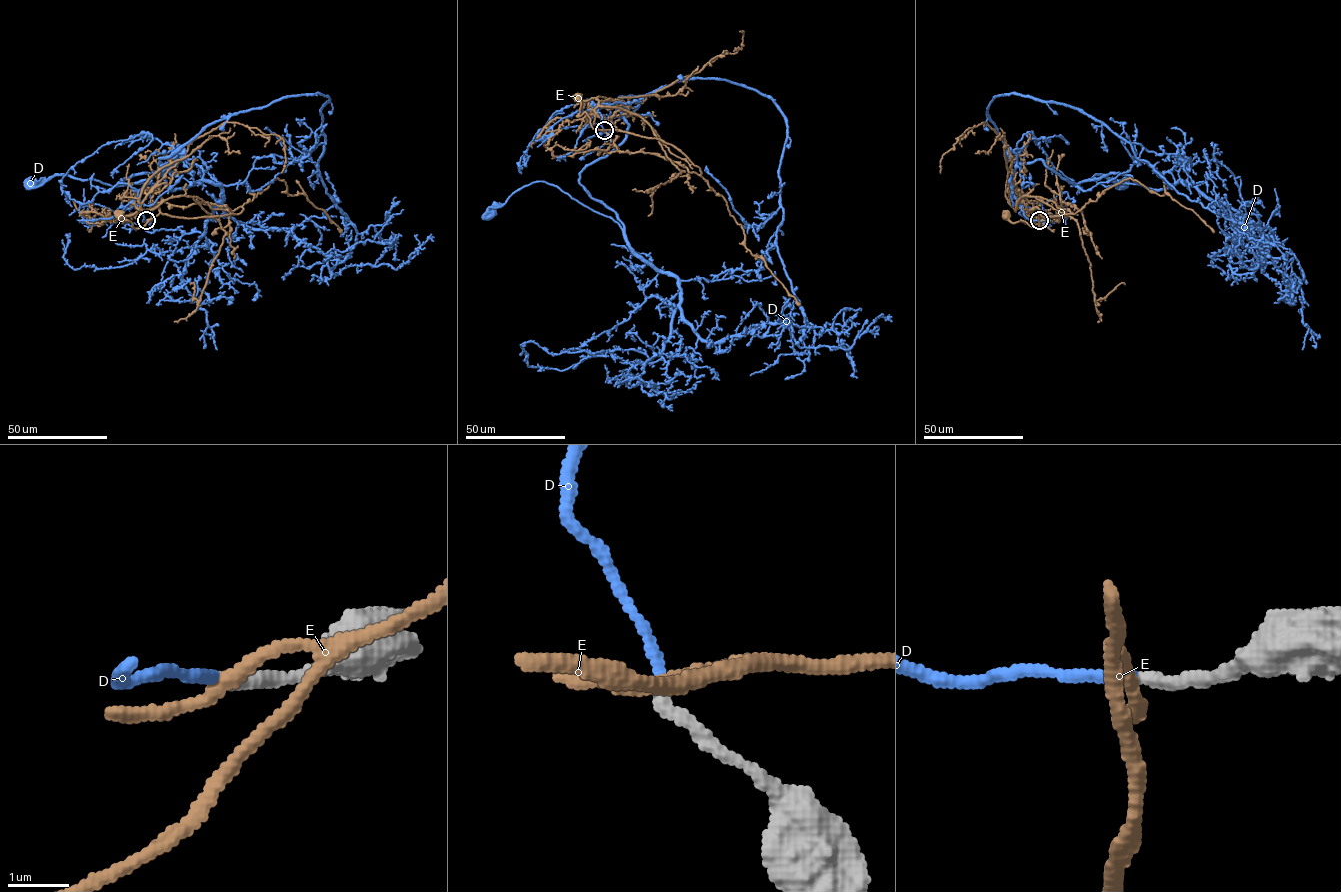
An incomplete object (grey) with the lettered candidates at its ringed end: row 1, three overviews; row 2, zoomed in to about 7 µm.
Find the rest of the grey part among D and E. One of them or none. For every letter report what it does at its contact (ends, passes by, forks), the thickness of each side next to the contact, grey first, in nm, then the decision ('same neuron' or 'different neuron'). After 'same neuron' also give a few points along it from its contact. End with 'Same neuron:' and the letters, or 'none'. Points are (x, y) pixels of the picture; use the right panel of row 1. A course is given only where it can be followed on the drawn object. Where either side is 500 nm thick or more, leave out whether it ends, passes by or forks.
D: it ends there; 200 nm thick on the grey side, 170 nm on the other; same neuron; it runs (1039, 220), (1017, 202), (1017, 155), (1005, 147), (1070, 182), (1120, 173), (1138, 184), (1090, 179), (1124, 184)
E: it passes by; 200 nm thick on the grey side, 200 nm on the other; different neuron
Same neuron: D

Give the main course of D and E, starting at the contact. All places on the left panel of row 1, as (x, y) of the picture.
D: (145, 220), (138, 190), (181, 147), (147, 179), (121, 180), (155, 173), (164, 184), (31, 184)
E: (145, 220), (148, 220), (142, 226), (134, 228), (127, 220), (119, 223), (122, 222), (119, 214)

